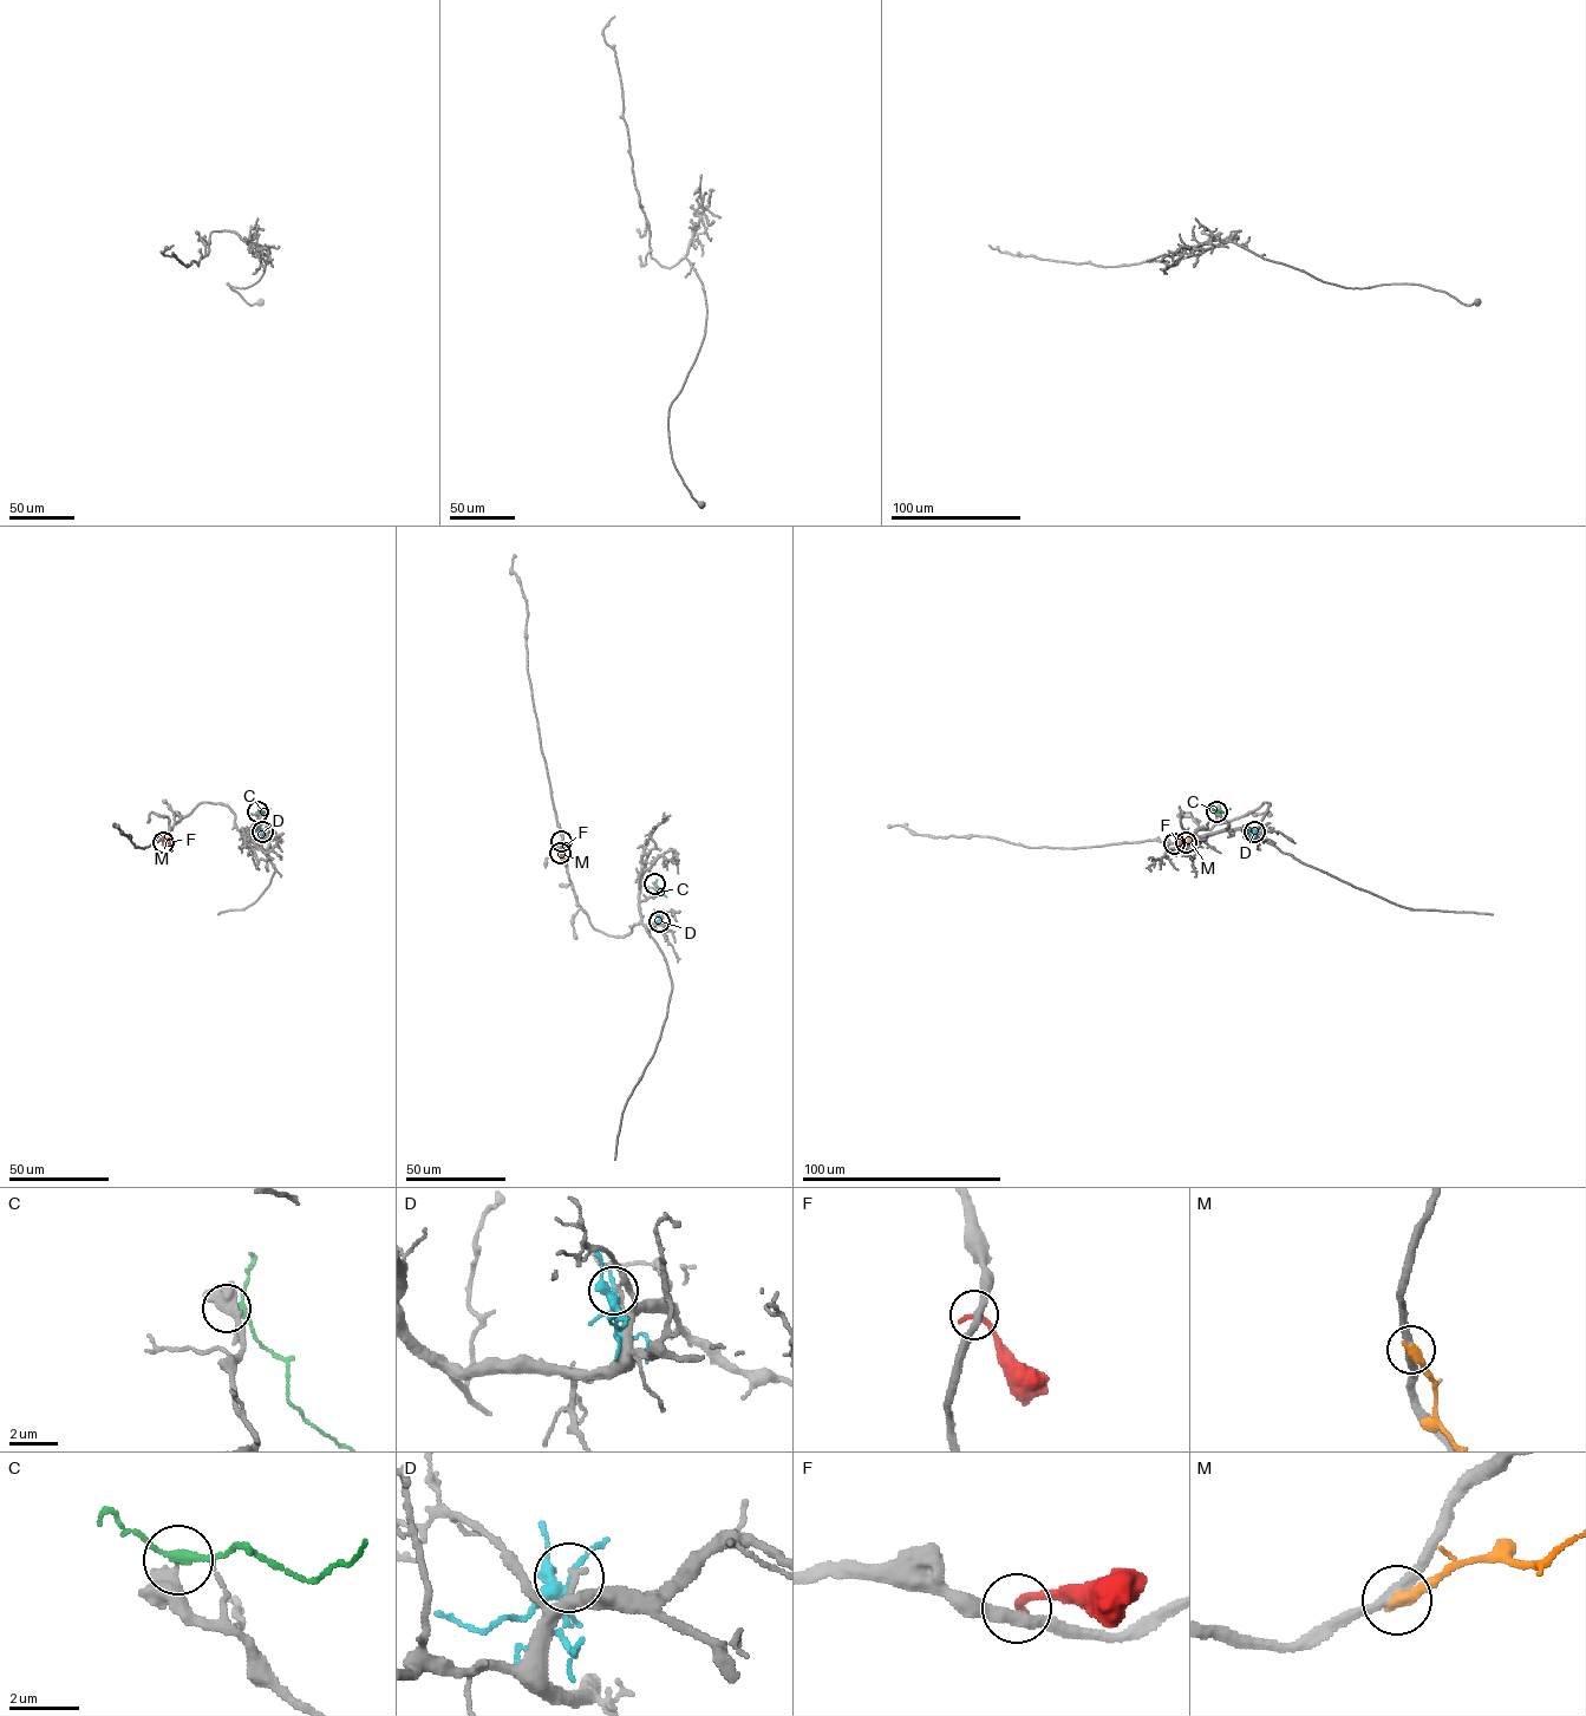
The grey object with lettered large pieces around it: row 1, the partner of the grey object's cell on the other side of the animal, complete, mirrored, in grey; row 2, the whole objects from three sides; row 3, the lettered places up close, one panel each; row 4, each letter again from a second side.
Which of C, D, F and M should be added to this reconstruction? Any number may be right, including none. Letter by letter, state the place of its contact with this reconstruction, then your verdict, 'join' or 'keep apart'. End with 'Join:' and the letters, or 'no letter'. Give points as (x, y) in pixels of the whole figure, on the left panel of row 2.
C: (258, 811) | join
D: (262, 832) | keep apart
F: (164, 843) | keep apart
M: (163, 842) | keep apart
Join: C

